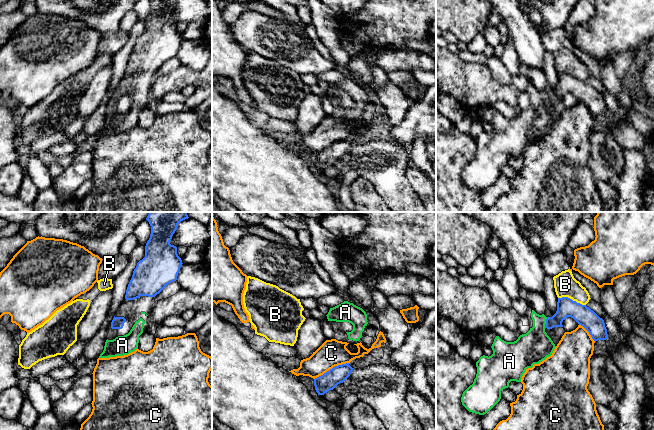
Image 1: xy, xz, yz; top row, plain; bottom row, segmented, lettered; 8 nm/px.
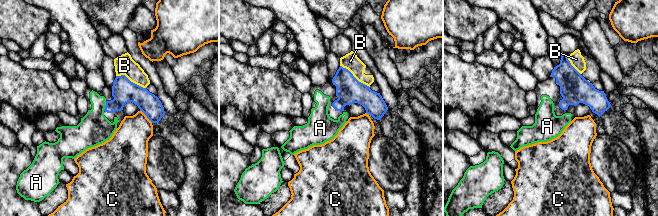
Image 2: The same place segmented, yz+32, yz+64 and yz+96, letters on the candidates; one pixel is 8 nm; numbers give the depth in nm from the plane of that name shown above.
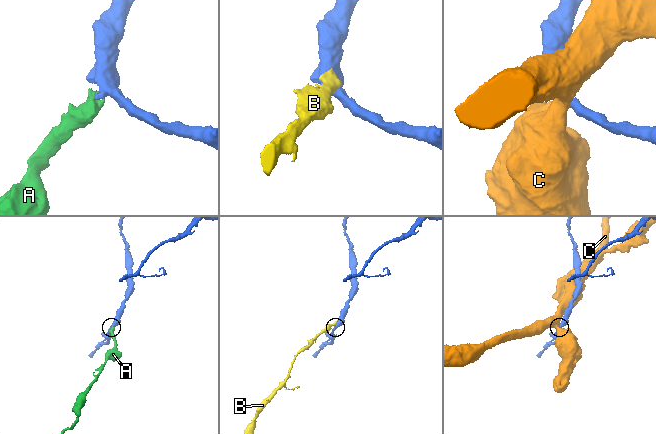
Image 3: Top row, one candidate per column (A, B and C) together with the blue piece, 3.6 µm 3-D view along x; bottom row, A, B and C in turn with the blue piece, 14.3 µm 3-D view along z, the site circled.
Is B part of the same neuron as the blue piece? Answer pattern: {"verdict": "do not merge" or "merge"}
{"verdict": "do not merge"}

